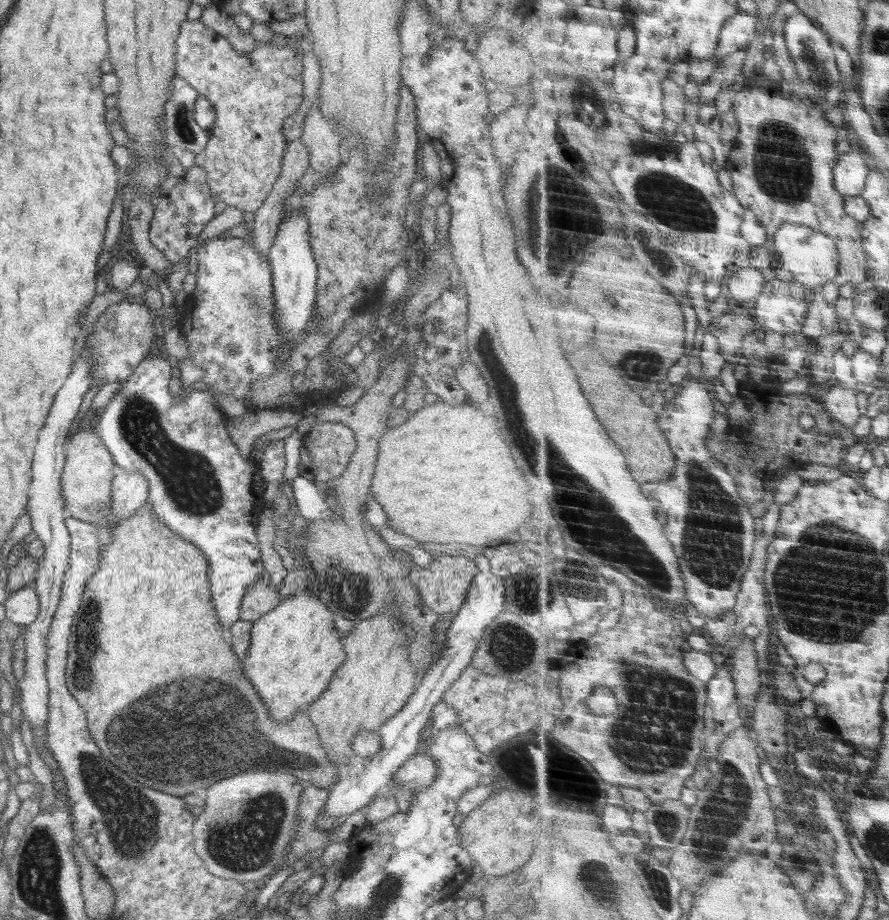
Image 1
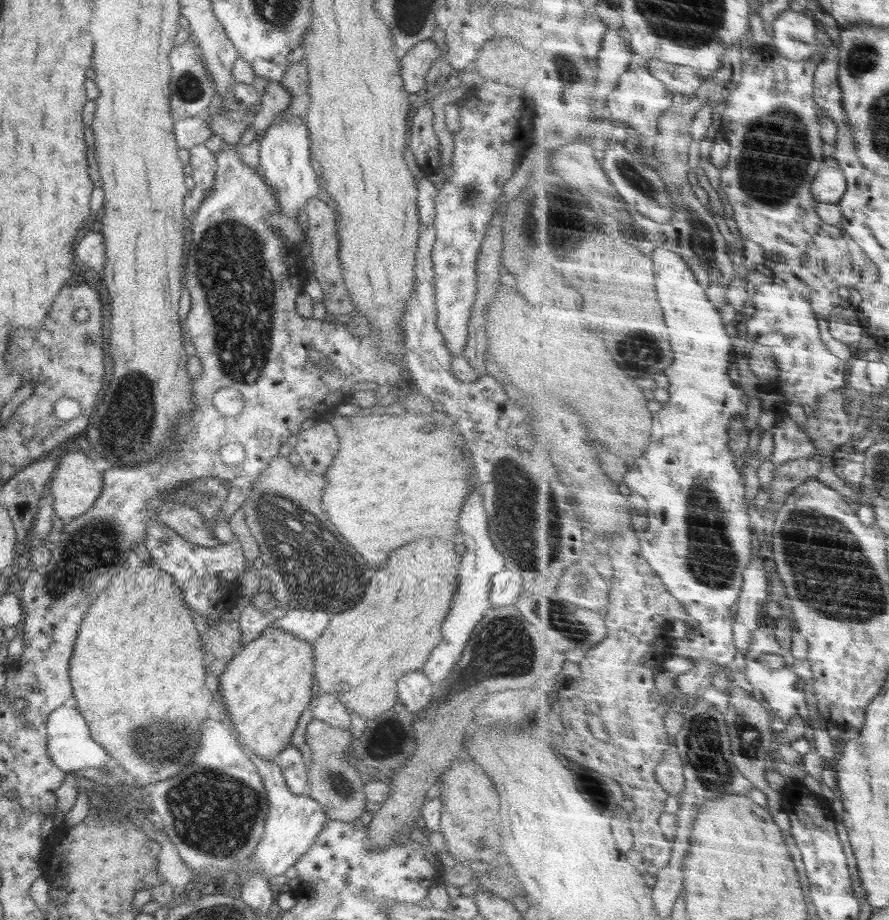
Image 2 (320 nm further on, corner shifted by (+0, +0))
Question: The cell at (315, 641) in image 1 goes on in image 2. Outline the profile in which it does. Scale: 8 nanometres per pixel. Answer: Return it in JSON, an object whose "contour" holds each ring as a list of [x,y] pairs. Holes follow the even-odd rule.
{"contour":[[[270,625],[266,627],[250,643],[242,646],[239,652],[226,665],[219,676],[219,694],[225,706],[230,721],[234,724],[234,732],[240,734],[240,745],[260,759],[275,762],[275,757],[291,743],[292,735],[298,726],[302,712],[309,706],[312,696],[312,682],[314,682],[314,645],[295,638],[291,632],[286,632]]]}

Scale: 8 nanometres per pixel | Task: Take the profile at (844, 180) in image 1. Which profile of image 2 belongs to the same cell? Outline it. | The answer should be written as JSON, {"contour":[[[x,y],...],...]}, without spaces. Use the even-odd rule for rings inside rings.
{"contour":[[[824,167],[819,172],[813,193],[820,203],[839,203],[848,192],[848,179],[841,167]]]}

